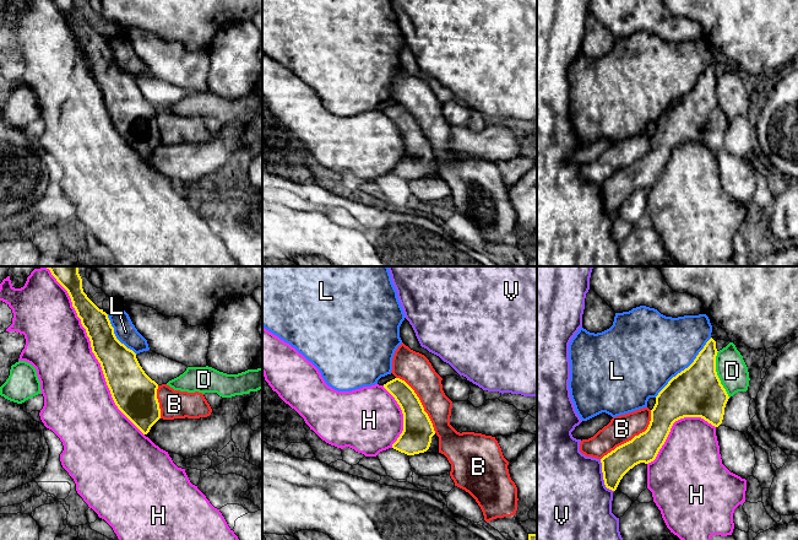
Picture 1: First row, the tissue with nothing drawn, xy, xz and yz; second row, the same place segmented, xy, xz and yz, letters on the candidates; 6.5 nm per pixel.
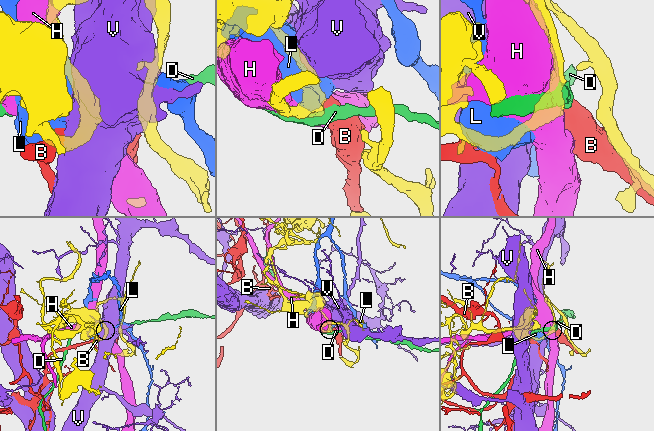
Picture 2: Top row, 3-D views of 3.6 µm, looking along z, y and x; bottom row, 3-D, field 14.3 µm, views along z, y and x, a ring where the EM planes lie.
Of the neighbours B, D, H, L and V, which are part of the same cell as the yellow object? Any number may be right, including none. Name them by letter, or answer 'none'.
B

